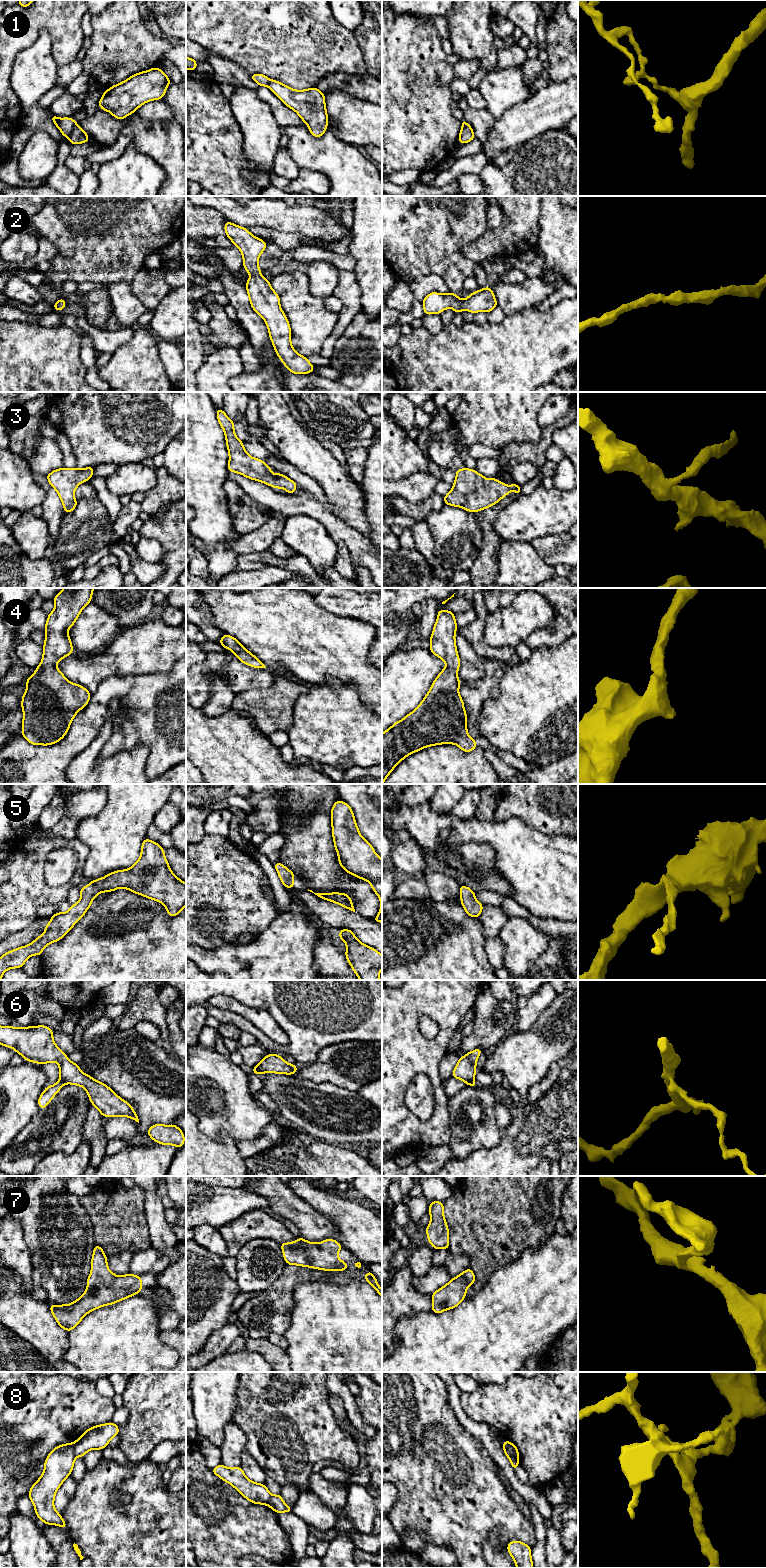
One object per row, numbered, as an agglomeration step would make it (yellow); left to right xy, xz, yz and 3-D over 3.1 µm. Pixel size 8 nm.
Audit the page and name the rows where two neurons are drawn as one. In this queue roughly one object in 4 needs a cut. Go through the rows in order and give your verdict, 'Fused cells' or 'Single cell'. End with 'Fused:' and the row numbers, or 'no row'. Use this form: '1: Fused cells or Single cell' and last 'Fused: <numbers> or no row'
1: Fused cells
2: Single cell
3: Single cell
4: Single cell
5: Single cell
6: Fused cells
7: Single cell
8: Fused cells
Fused: 1, 6, 8

